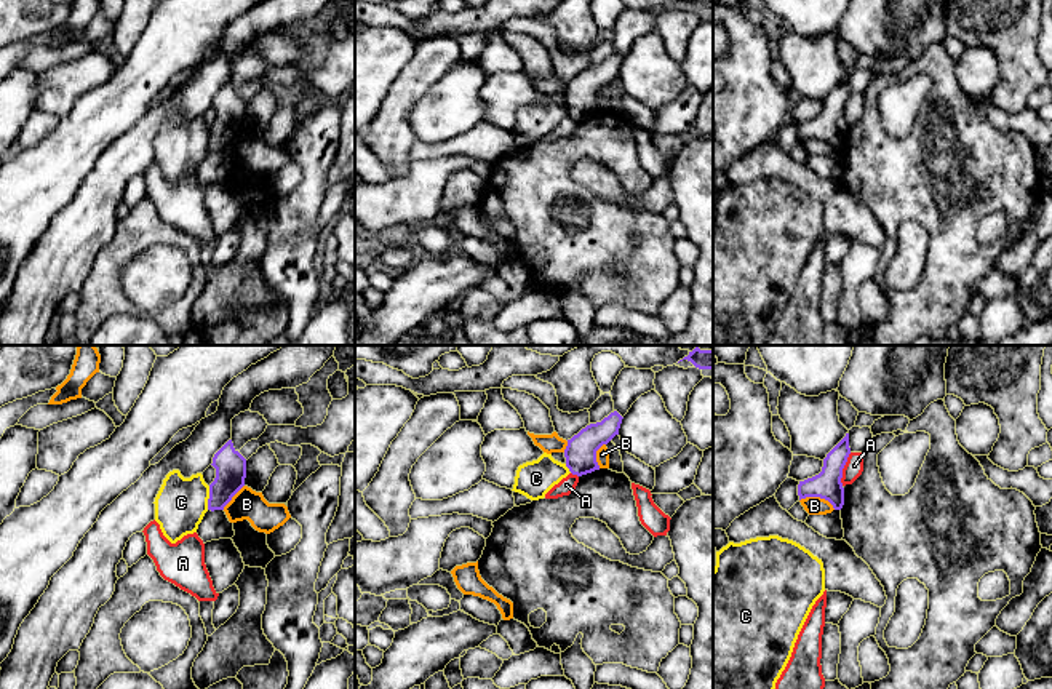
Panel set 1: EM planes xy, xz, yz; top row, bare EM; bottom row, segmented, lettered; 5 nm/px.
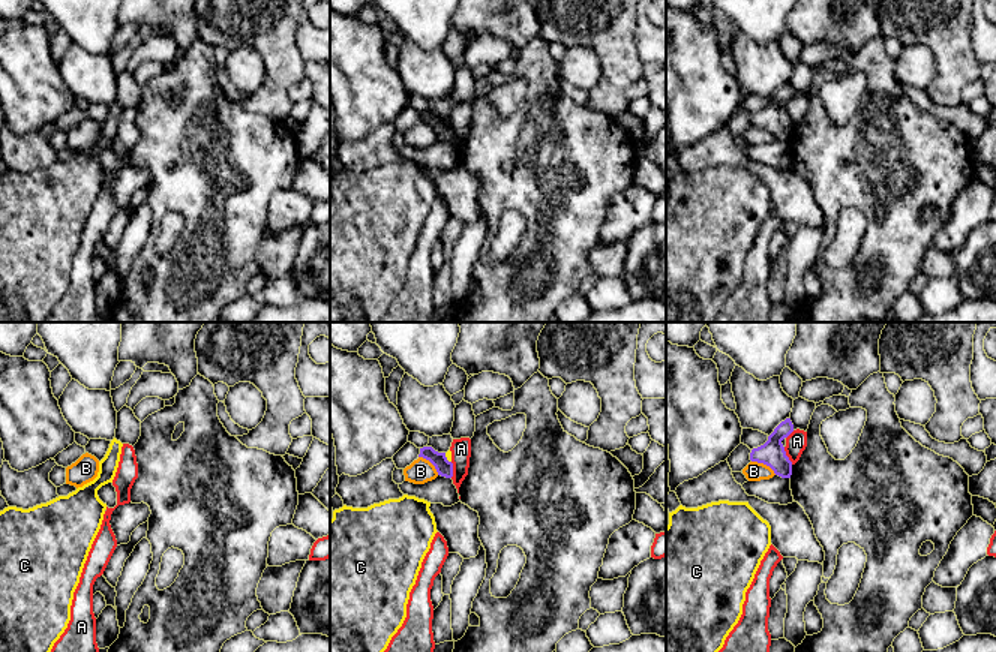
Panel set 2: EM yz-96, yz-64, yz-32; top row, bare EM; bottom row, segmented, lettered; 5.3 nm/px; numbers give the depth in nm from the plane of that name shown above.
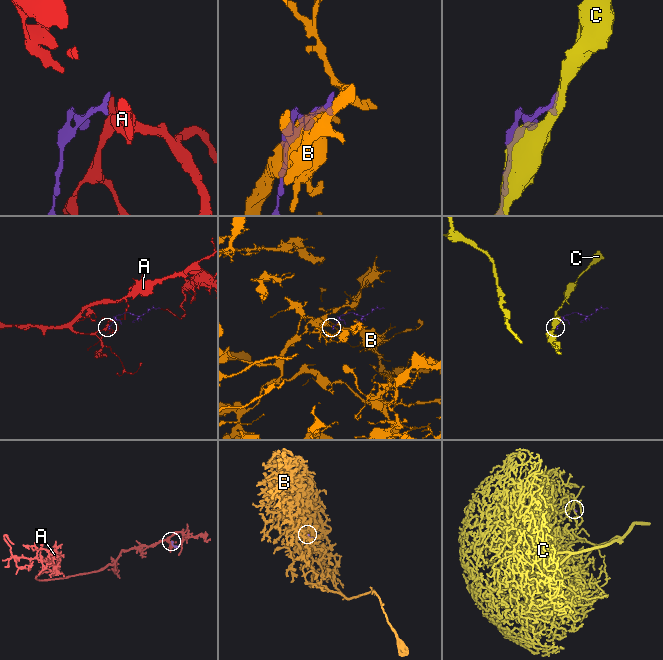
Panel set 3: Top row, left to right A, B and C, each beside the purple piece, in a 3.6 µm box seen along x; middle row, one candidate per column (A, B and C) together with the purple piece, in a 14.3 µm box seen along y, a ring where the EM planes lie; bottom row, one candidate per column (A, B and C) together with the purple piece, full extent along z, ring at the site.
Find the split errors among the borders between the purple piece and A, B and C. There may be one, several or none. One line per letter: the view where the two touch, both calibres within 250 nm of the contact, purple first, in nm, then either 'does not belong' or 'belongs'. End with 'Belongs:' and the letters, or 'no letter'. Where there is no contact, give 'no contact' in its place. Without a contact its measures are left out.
A: yz | 150/90 nm | does not belong
B: yz | 150/100 nm | does not belong
C: xy | 160/260 nm | does not belong
Belongs: no letter

